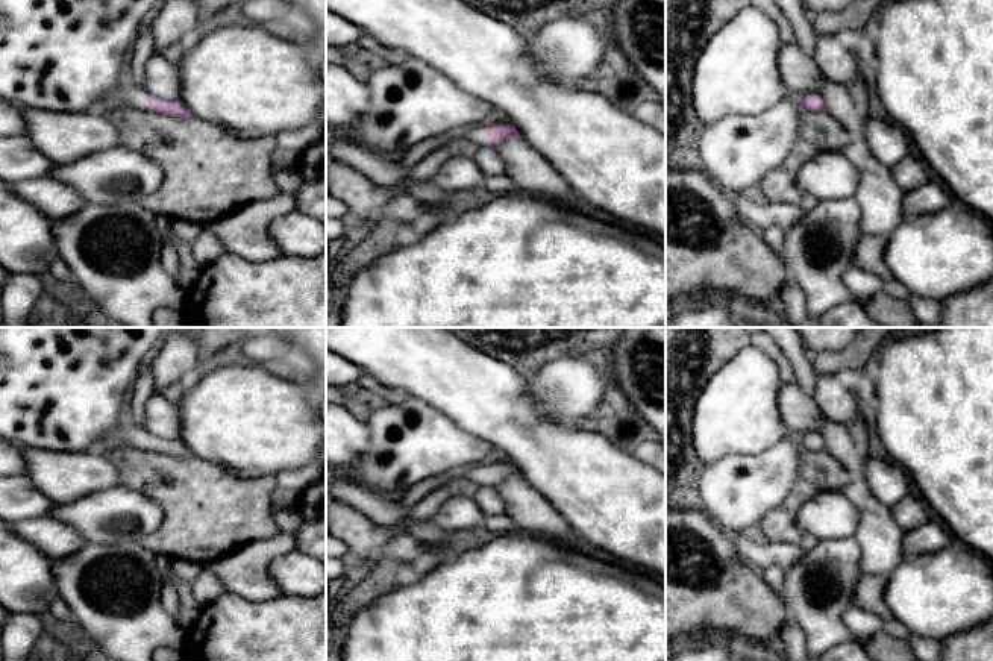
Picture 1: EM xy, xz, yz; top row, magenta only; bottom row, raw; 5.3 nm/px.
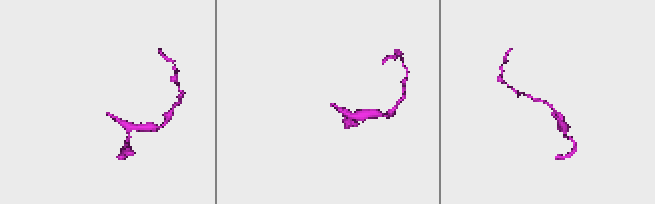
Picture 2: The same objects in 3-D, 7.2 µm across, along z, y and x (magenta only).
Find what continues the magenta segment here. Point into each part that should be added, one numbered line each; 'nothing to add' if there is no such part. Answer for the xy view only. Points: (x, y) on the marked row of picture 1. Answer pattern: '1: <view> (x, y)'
1: xy (132, 94)

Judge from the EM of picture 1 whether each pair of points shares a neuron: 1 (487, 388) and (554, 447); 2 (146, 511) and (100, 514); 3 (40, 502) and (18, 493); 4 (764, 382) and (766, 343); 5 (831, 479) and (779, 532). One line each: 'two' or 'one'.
1: one
2: one
3: one
4: two
5: one

